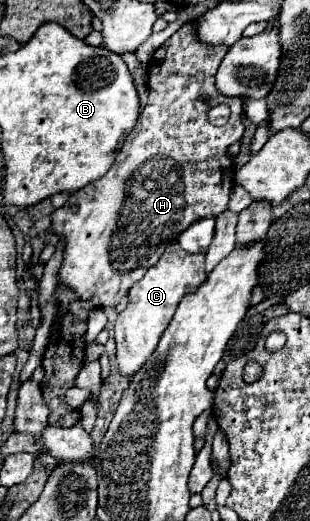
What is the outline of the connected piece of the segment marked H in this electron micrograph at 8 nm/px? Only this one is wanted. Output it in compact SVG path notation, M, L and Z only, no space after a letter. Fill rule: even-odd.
M179 28L149 60L149 102L127 134L109 172L101 180L71 194L65 206L53 210L51 230L59 238L65 238L65 252L57 278L73 290L81 302L117 306L127 296L129 288L157 264L165 248L175 242L183 230L197 220L215 218L219 212L227 210L233 188L233 164L227 158L227 148L243 136L245 126L241 122L243 100L221 96L215 90L215 72L223 56L225 46L205 48L205 44L197 44L185 28ZM221 102L231 108L229 122L225 126L211 126L207 122L207 110Z

